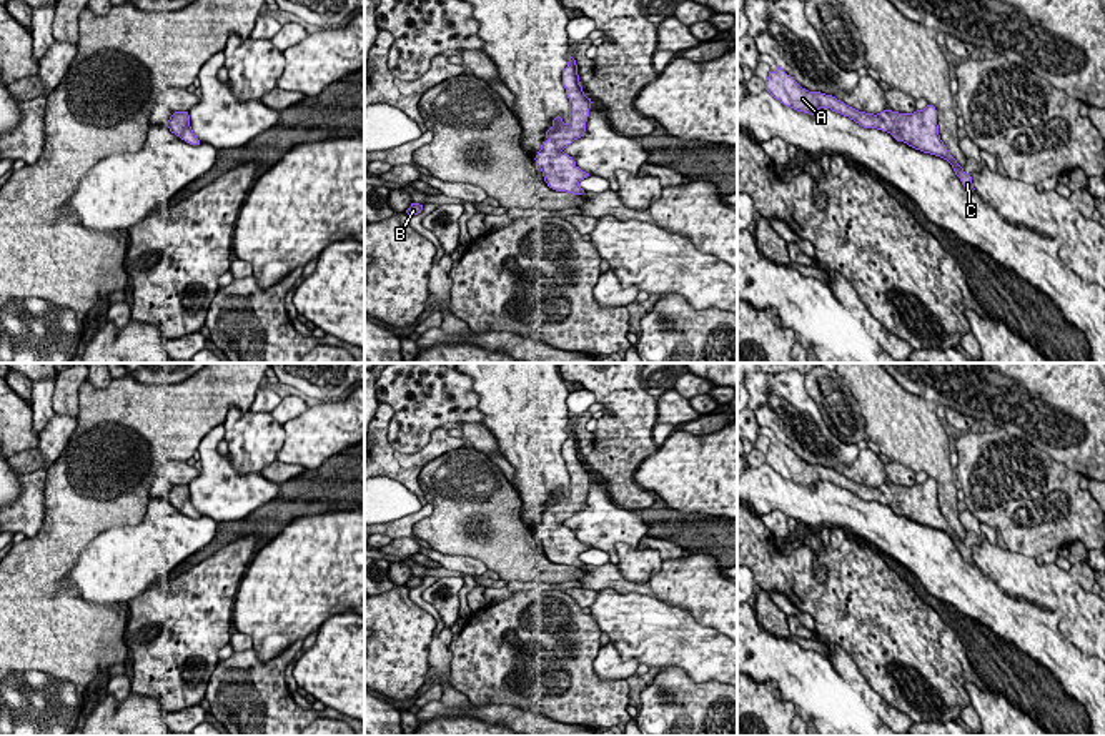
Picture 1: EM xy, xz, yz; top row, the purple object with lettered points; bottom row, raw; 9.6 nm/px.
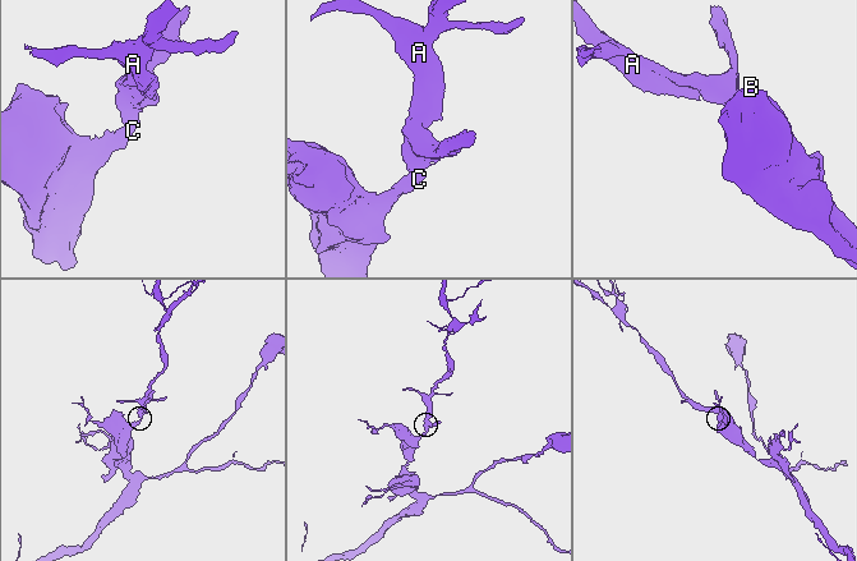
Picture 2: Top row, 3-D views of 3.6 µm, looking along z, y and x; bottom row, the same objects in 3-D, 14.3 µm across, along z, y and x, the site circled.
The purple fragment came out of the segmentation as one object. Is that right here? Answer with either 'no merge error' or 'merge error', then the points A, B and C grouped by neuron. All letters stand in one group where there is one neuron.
no merge error | A B C

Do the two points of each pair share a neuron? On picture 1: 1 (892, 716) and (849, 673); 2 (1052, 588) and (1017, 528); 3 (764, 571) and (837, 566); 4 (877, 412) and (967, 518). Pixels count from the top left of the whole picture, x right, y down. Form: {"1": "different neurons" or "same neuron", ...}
{"1": "same neuron", "2": "different neurons", "3": "same neuron", "4": "different neurons"}

